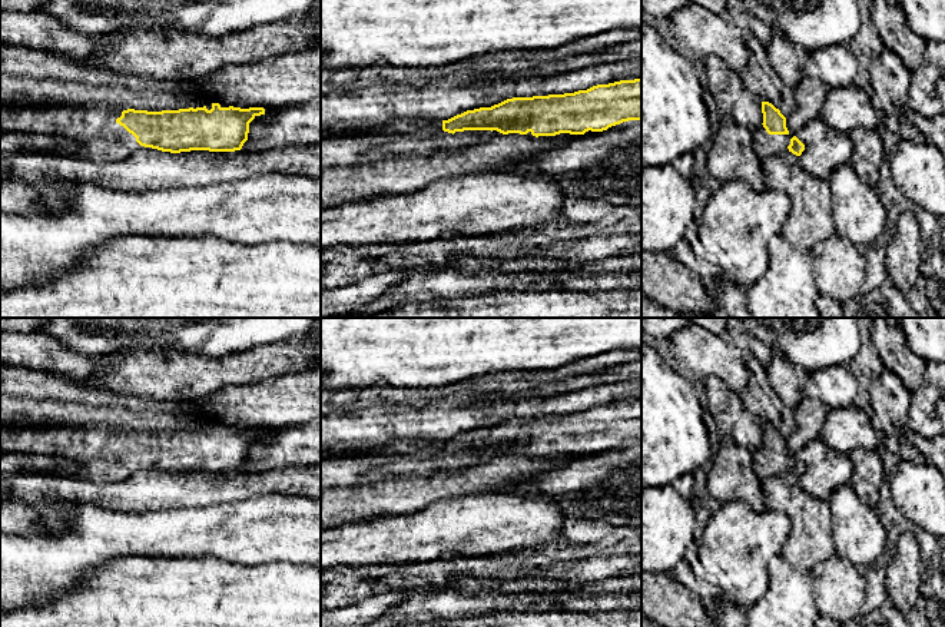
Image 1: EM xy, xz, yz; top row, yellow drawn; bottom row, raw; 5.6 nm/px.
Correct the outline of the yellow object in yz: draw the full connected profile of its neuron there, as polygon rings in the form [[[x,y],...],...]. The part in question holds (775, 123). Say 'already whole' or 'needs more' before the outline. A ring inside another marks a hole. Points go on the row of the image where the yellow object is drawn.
needs more | [[[762,102],[763,123],[753,133],[753,147],[763,159],[776,153],[792,152],[800,156],[805,145],[786,127],[786,117],[769,102]]]

